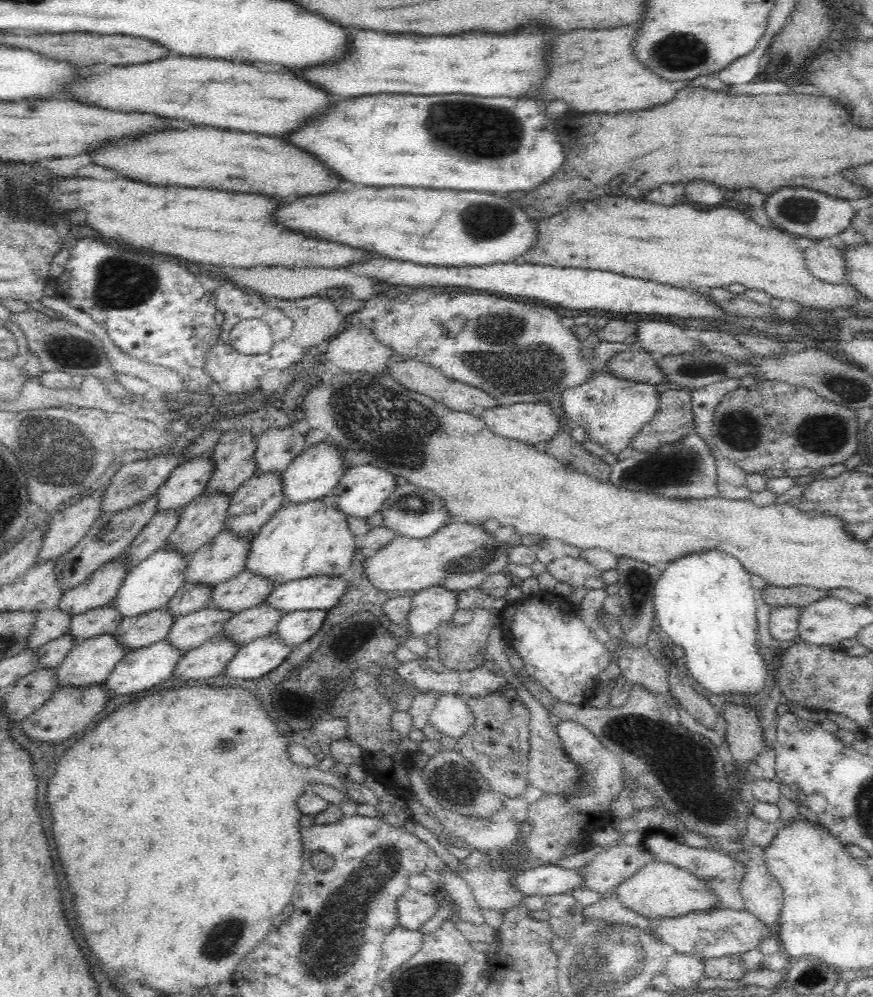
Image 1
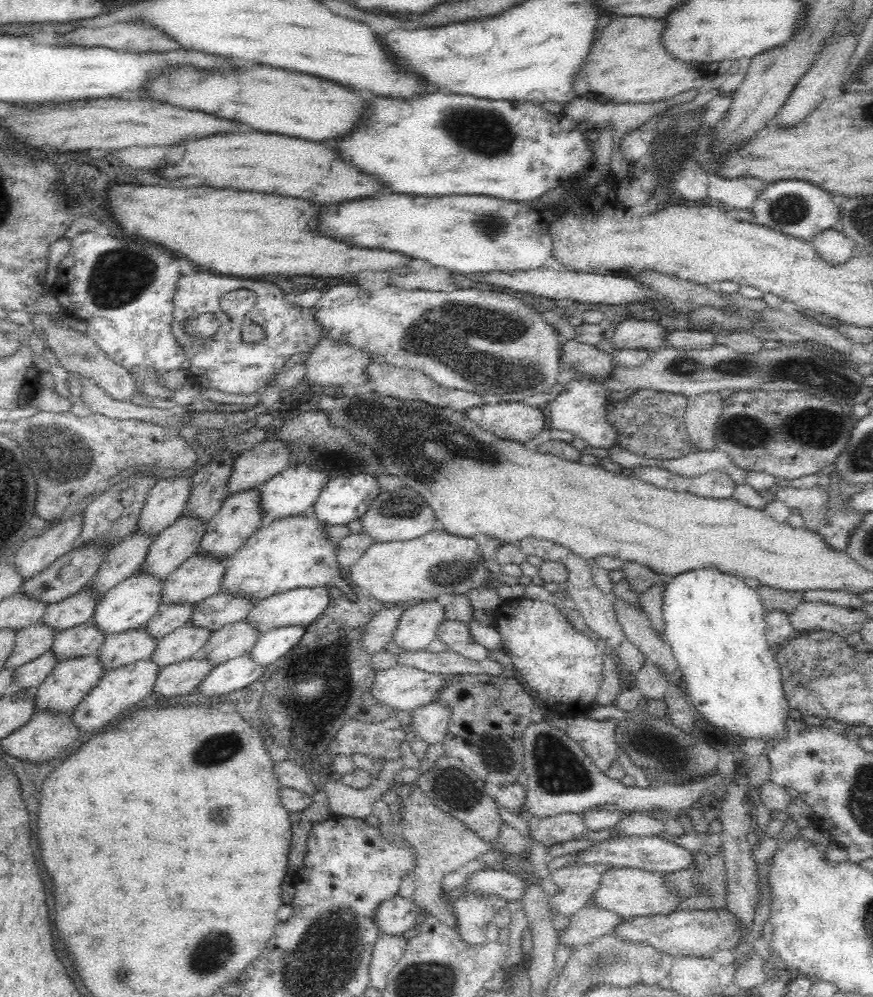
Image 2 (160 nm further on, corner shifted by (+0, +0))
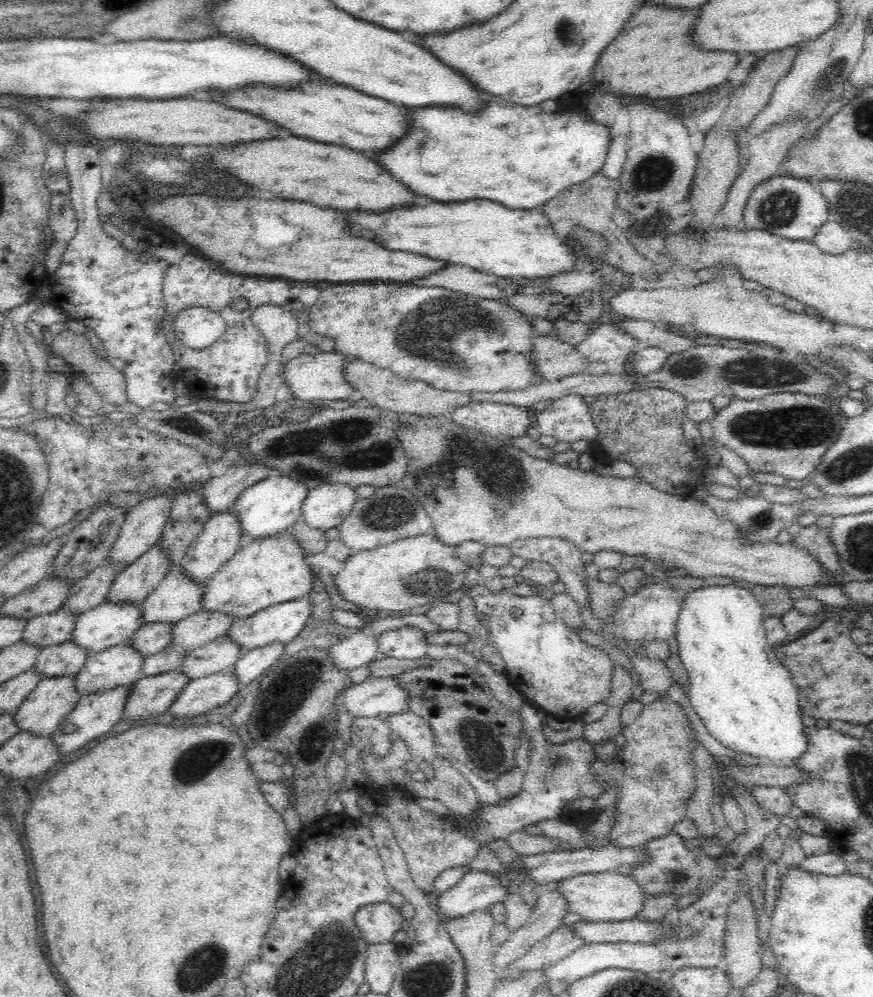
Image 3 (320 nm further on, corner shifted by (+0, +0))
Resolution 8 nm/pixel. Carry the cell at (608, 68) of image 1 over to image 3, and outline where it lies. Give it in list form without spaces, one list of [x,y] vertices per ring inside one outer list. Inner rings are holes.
[[[642,6],[630,16],[630,22],[614,38],[606,52],[599,56],[593,74],[594,87],[612,94],[630,94],[644,98],[672,98],[702,92],[724,82],[730,70],[738,64],[734,52],[706,52],[692,40],[692,26],[698,10],[682,10],[668,6]]]

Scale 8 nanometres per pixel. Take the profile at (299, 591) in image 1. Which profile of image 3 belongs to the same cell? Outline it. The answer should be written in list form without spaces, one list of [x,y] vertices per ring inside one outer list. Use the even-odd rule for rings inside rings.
[[[307,597],[300,600],[289,600],[265,608],[252,616],[234,619],[226,636],[231,639],[231,642],[240,647],[242,653],[252,651],[253,648],[262,648],[272,644],[285,646],[303,630],[302,626],[304,626],[308,616],[310,616],[310,601],[308,601]]]

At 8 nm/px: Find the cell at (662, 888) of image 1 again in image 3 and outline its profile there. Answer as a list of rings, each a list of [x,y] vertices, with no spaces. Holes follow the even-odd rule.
[[[621,871],[599,872],[576,875],[556,881],[556,891],[566,901],[568,912],[580,916],[582,921],[621,921],[634,919],[634,914],[642,908],[646,896],[640,885]]]

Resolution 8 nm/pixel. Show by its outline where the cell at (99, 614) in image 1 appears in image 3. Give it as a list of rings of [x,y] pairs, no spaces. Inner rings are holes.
[[[66,642],[43,648],[38,652],[32,671],[42,677],[76,675],[89,656],[74,642]]]

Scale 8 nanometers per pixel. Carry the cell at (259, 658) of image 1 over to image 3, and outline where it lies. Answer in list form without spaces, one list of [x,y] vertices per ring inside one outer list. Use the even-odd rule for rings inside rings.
[[[232,670],[203,676],[202,678],[188,681],[188,684],[182,688],[182,692],[176,696],[176,700],[170,704],[166,711],[170,713],[172,718],[182,721],[205,715],[209,710],[226,704],[240,689],[241,686],[238,685],[236,677],[232,675]]]

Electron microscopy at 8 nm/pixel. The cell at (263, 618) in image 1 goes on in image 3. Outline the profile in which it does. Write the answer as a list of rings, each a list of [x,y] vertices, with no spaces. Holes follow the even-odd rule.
[[[224,635],[189,652],[180,662],[180,666],[177,666],[176,671],[182,672],[188,677],[188,681],[191,681],[231,670],[241,654],[240,647]]]

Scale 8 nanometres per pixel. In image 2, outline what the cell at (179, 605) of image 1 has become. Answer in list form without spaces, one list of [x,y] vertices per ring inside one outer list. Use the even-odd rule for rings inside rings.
[[[186,604],[160,605],[156,614],[146,622],[143,628],[153,638],[160,641],[164,636],[186,625],[194,607],[194,605]]]

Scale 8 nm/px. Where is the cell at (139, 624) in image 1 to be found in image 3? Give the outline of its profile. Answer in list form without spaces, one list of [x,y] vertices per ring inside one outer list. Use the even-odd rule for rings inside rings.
[[[130,642],[107,648],[102,652],[94,653],[86,658],[84,666],[74,678],[74,687],[79,696],[86,696],[98,691],[107,691],[117,686],[132,685],[141,677],[140,668],[143,662],[142,654],[132,648]]]

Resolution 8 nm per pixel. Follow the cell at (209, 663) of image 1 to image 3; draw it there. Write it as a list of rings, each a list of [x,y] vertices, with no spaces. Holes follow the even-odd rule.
[[[170,671],[158,676],[140,677],[128,692],[120,720],[126,722],[158,716],[176,700],[188,677],[180,671]]]

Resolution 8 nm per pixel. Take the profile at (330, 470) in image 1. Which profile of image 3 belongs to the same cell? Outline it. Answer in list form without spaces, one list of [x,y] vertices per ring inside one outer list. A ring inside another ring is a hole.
[[[282,472],[275,473],[260,482],[254,482],[250,488],[245,488],[240,497],[228,508],[228,512],[233,512],[237,516],[241,537],[262,540],[262,538],[280,536],[301,516],[302,502],[308,492],[309,490],[302,483],[282,476]]]

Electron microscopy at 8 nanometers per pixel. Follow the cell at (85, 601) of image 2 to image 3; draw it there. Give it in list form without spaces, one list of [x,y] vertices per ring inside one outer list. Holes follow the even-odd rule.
[[[62,608],[31,618],[24,626],[25,630],[21,641],[40,647],[40,650],[64,644],[71,640],[76,618],[76,614],[64,611]]]

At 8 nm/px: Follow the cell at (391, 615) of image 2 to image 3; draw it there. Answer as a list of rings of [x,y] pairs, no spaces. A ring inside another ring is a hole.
[[[358,630],[348,634],[341,642],[330,646],[326,651],[330,661],[337,669],[346,669],[346,672],[359,666],[364,667],[375,659],[379,650],[377,639],[366,636]]]

